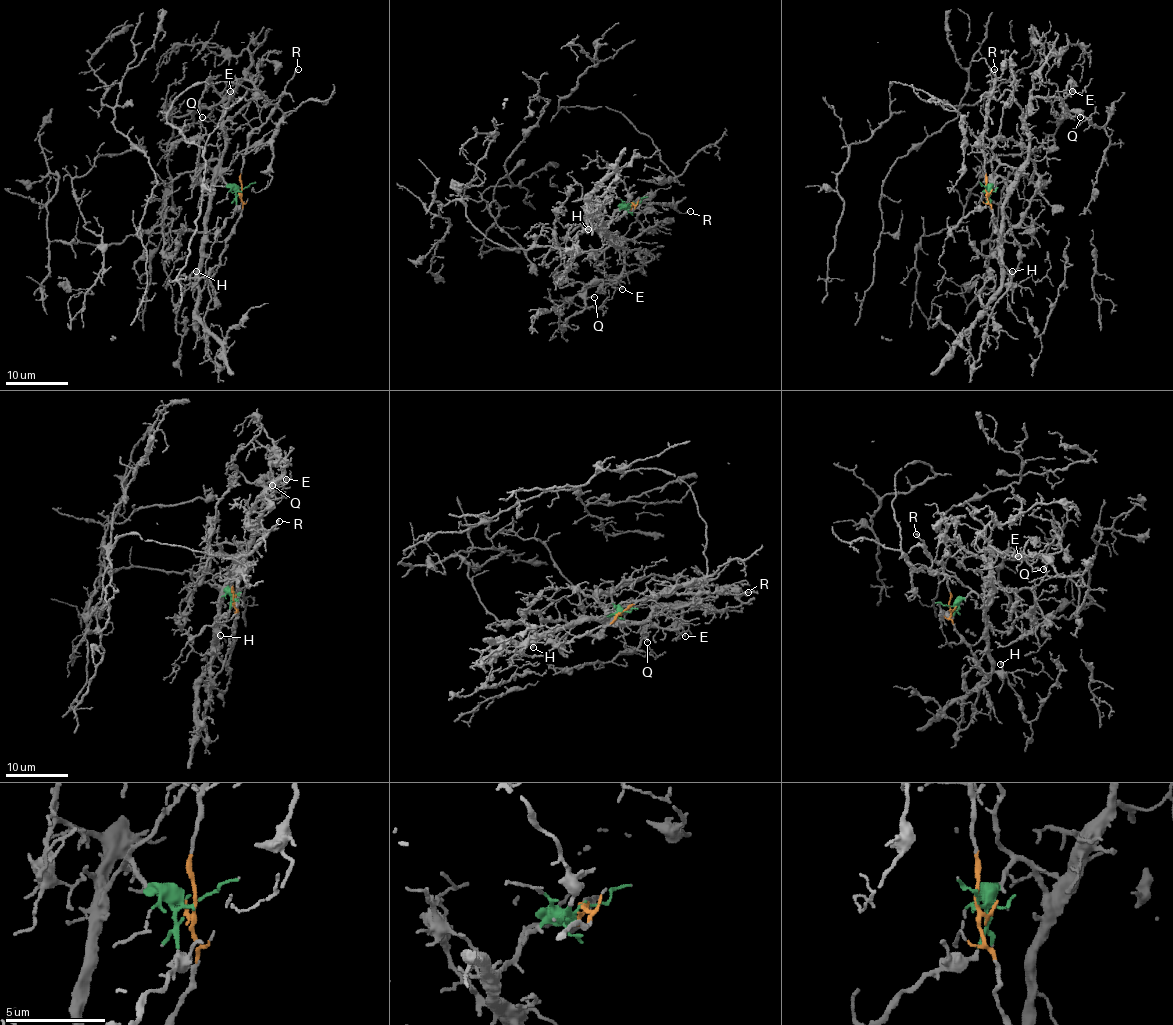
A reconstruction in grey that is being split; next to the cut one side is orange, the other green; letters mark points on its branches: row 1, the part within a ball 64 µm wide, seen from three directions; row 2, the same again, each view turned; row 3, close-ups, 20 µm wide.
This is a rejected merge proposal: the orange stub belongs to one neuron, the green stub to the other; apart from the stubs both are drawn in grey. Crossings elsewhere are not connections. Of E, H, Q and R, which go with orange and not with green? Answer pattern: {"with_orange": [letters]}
{"with_orange": ["R"]}

